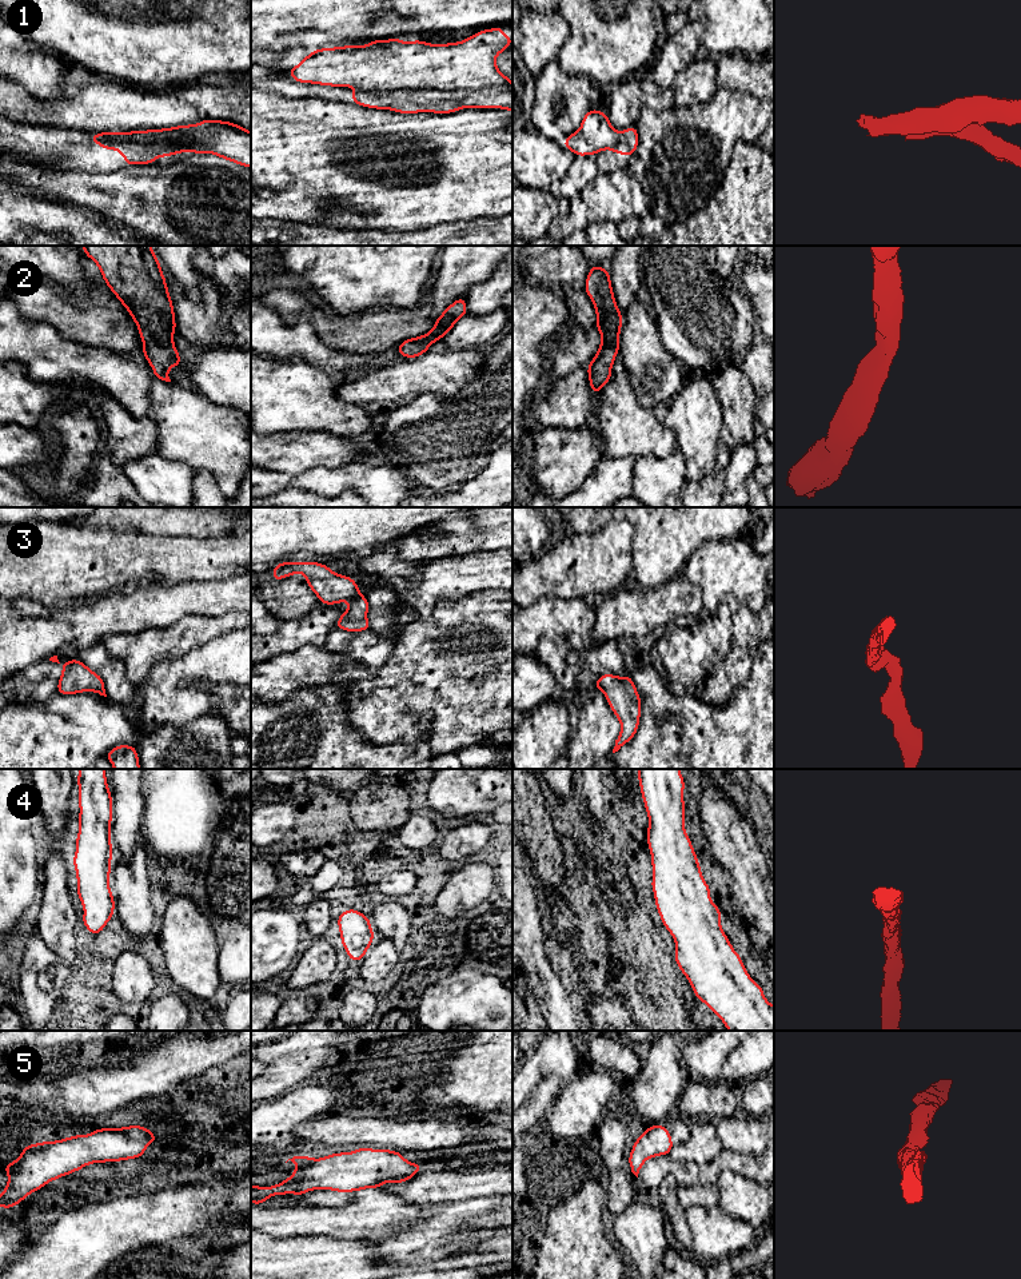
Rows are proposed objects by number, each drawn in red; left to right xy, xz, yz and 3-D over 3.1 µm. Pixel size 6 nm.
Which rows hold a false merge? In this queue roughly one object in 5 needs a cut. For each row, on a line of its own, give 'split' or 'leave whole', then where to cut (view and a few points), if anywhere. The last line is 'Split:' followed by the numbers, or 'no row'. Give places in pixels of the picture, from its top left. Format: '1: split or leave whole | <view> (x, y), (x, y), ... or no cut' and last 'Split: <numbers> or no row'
1: split | xz (510, 83), (474, 90), (354, 90)
2: leave whole | no cut
3: leave whole | no cut
4: leave whole | no cut
5: leave whole | no cut
Split: 1

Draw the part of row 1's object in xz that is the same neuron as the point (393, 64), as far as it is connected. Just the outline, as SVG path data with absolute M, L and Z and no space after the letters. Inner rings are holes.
M503 27L483 29L478 33L447 44L431 44L415 39L406 43L398 37L374 40L367 45L334 45L331 49L318 48L302 59L296 67L288 68L291 79L330 87L352 87L359 91L398 89L466 89L511 84L496 67L496 56L513 43Z

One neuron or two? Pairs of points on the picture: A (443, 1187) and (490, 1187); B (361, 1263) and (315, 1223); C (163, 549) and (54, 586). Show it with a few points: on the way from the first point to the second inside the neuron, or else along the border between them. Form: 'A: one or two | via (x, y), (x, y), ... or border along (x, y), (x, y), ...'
A: one | via (455, 1187), (478, 1187)
B: two | border along (300, 1235), (328, 1235), (362, 1240)
C: one | via (136, 558), (84, 561), (80, 565)

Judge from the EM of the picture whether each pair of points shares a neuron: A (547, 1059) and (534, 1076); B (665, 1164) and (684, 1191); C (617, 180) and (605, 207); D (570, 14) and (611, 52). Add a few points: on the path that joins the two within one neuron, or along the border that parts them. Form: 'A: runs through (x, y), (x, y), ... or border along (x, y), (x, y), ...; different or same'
A: runs through (543, 1063), (534, 1072); same
B: border along (698, 1183), (678, 1186); different
C: runs through (614, 187), (614, 192), (606, 200); same
D: runs through (581, 24), (601, 42); same

